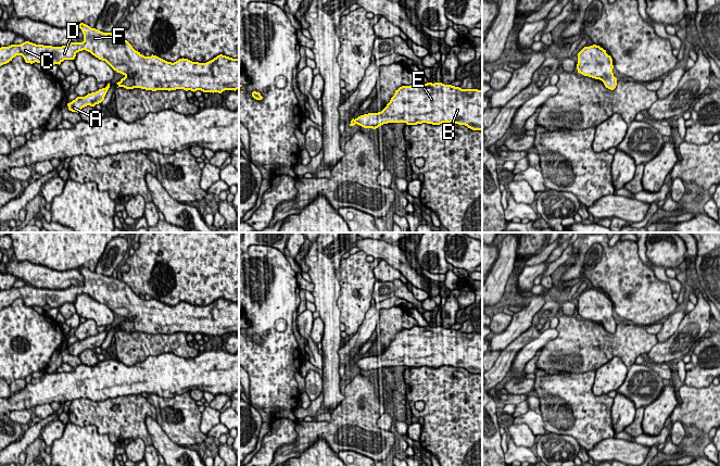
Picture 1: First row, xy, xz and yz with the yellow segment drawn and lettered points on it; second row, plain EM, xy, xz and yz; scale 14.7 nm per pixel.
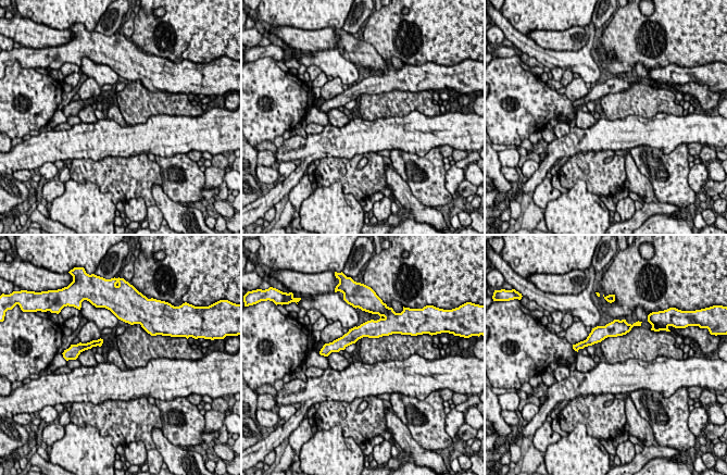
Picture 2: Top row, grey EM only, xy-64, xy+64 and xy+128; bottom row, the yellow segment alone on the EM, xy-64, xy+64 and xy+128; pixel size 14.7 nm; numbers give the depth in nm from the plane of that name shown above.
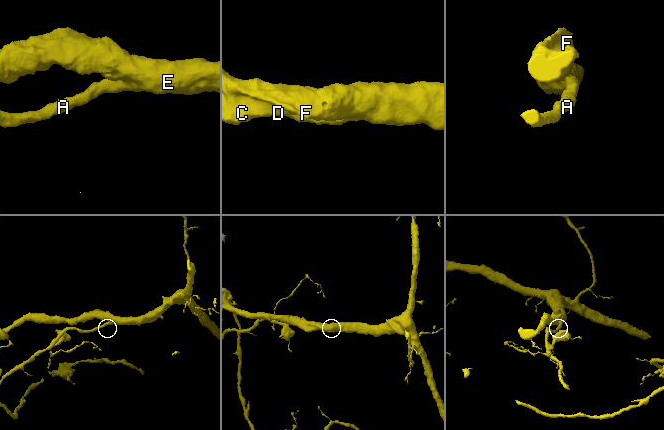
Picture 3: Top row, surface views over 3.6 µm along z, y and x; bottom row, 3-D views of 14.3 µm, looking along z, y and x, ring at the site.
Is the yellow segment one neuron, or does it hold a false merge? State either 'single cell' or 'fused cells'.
single cell

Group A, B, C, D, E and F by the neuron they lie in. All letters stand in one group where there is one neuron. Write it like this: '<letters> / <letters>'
A B C D E F

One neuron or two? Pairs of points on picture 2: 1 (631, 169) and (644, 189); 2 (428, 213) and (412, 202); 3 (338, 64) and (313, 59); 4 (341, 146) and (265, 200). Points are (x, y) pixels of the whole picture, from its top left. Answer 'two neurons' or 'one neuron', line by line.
1: one neuron
2: one neuron
3: one neuron
4: one neuron

